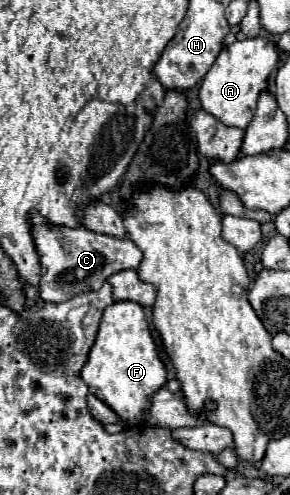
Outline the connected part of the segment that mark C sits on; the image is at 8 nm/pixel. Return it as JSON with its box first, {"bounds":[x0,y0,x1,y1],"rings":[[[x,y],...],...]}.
{"bounds":[31,214,143,302],"rings":[[[31,214],[33,224],[33,240],[37,246],[37,252],[41,256],[41,282],[39,292],[45,302],[65,302],[81,292],[99,290],[103,282],[121,270],[137,268],[143,260],[143,252],[131,242],[129,238],[111,238],[105,234],[95,234],[87,230],[85,226],[79,228],[61,228],[61,226],[49,226],[43,216]]]}

